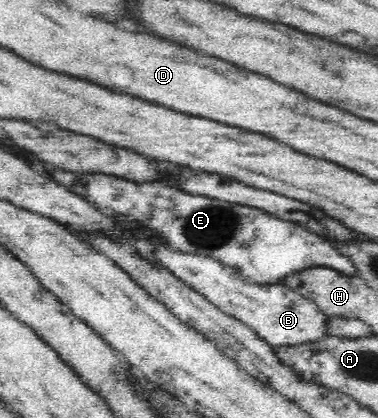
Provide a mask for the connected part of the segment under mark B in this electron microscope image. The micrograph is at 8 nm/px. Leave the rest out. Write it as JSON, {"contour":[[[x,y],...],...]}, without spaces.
{"contour":[[[156,244],[152,255],[157,263],[170,270],[180,281],[206,297],[224,314],[229,314],[249,326],[269,346],[293,346],[318,342],[328,334],[328,316],[304,295],[283,283],[256,284],[240,279],[235,268],[220,263],[208,255],[170,249],[168,244]]]}

